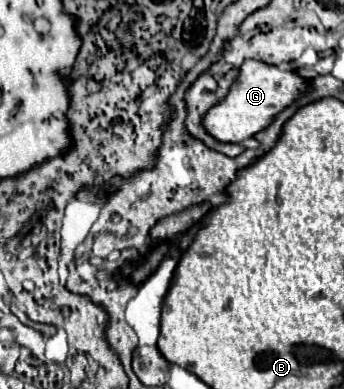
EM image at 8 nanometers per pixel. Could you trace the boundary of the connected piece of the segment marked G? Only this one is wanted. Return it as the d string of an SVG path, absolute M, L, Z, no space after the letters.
M244 62L240 66L238 80L230 86L230 92L224 102L212 106L204 118L204 126L208 134L212 134L220 142L244 142L254 134L268 128L274 118L288 106L292 106L298 98L314 92L312 82L302 78L294 70L284 70L278 66L270 66L264 62Z

